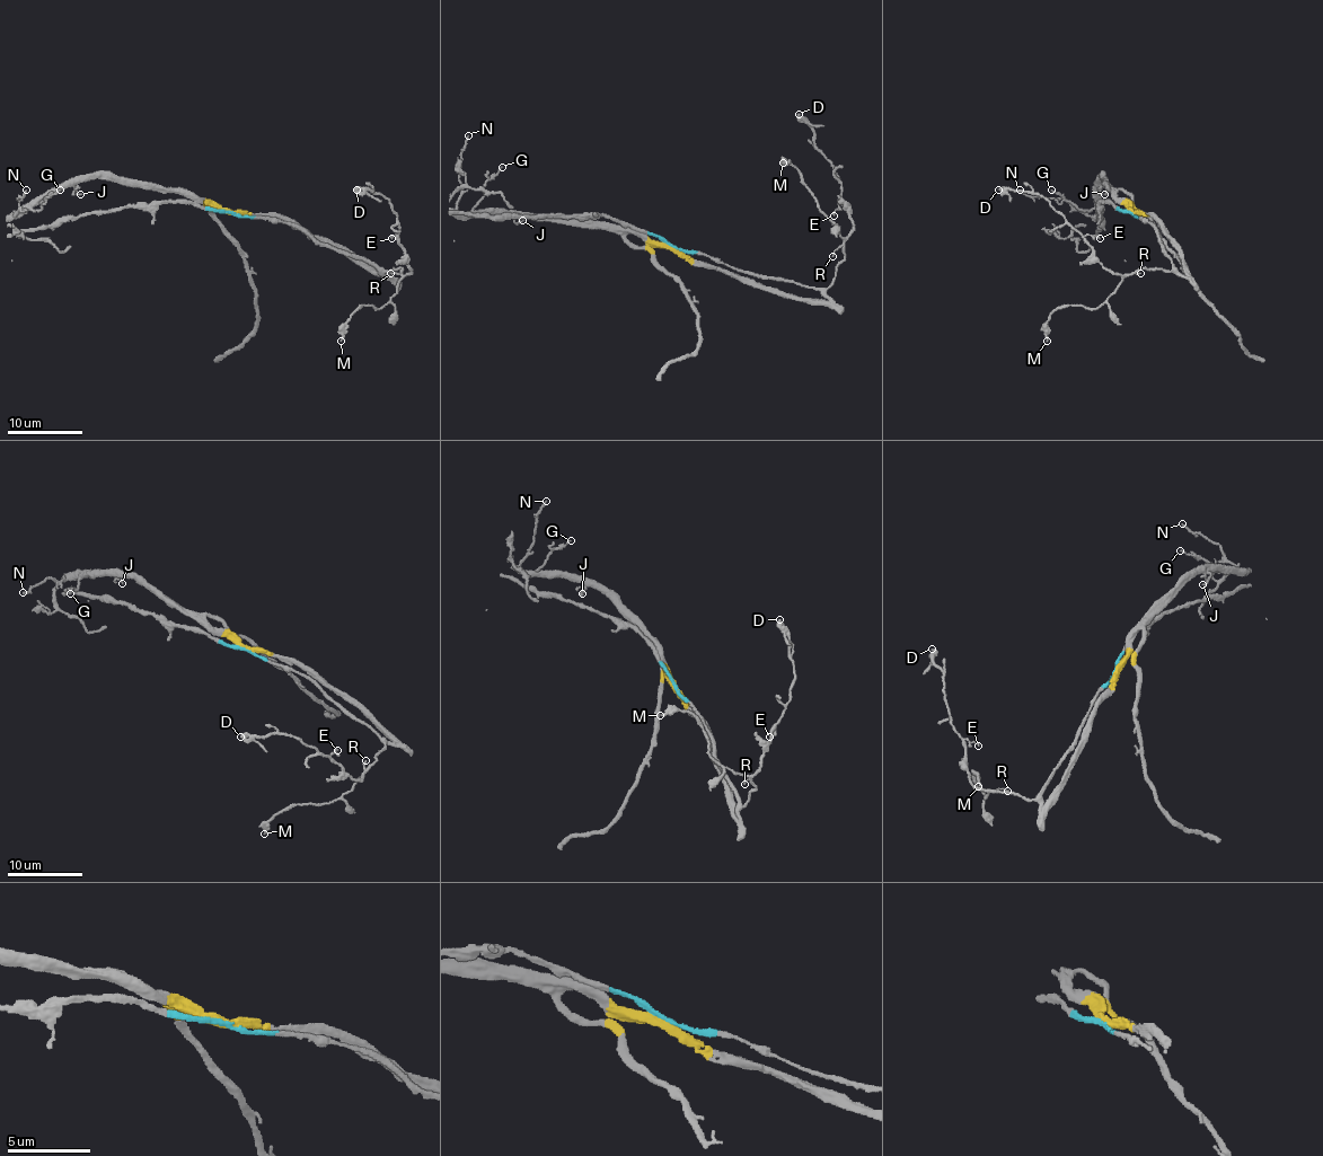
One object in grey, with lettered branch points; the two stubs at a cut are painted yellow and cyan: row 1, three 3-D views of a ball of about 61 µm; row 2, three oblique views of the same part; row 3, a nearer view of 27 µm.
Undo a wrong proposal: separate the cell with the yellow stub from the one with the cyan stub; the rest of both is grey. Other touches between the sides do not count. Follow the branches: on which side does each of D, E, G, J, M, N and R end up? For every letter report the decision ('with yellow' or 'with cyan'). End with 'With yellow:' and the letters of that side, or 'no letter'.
D: with cyan
E: with cyan
G: with yellow
J: with yellow
M: with cyan
N: with yellow
R: with cyan
With yellow: G, J, N

